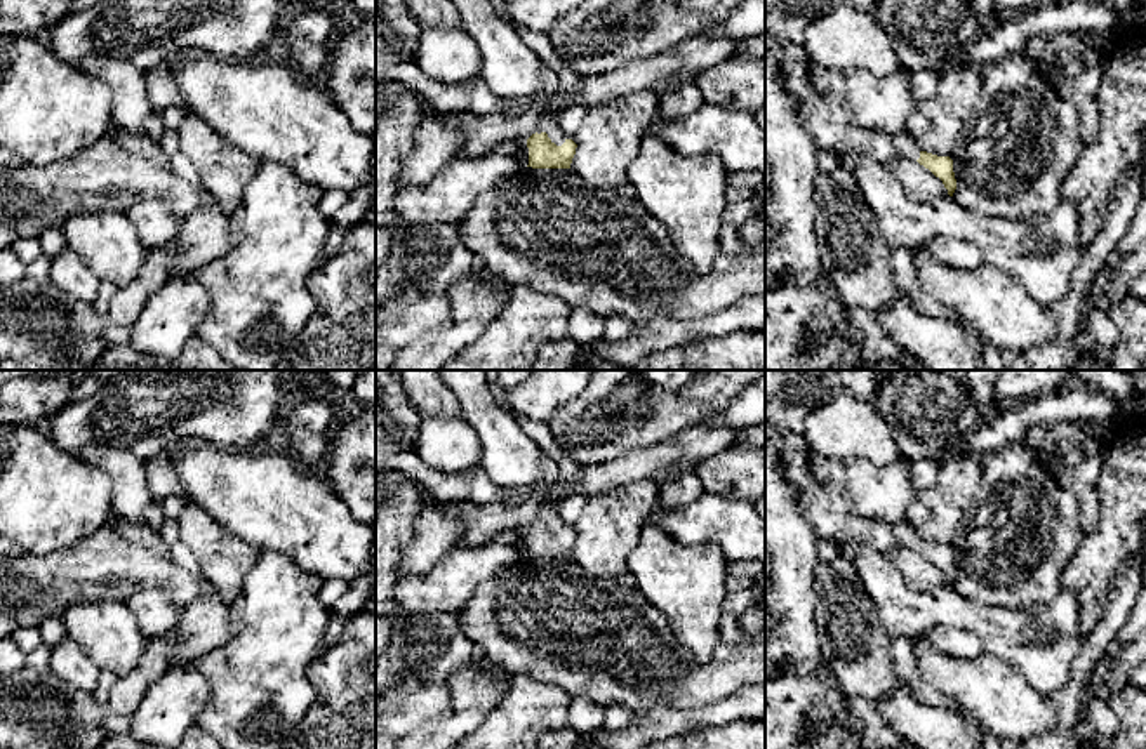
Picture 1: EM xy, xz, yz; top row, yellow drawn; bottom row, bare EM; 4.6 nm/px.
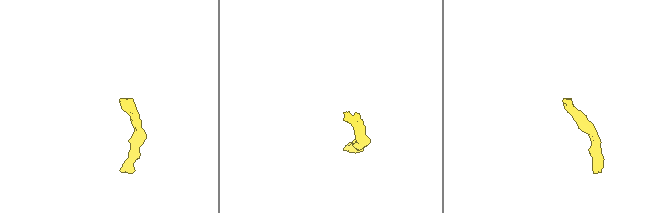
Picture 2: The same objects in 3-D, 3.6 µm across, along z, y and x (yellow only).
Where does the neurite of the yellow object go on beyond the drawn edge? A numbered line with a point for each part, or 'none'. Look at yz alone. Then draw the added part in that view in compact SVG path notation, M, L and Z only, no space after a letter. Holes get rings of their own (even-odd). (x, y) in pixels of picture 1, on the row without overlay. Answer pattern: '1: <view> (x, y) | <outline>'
1: yz (826, 506) | M786 431L784 480L800 504L812 535L830 542L850 540L885 553L892 547L920 547L920 535L909 521L861 516L840 485L817 481L809 467L809 443L803 434Z

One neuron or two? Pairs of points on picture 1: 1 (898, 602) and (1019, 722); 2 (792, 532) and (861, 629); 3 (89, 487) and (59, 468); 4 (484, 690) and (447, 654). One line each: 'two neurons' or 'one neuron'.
1: two neurons
2: two neurons
3: one neuron
4: two neurons

